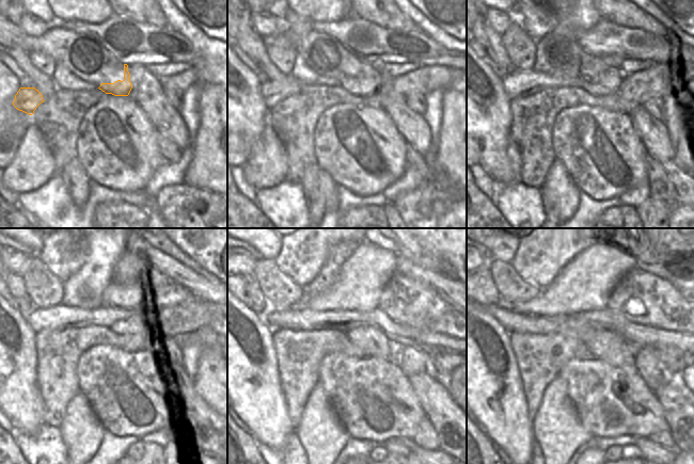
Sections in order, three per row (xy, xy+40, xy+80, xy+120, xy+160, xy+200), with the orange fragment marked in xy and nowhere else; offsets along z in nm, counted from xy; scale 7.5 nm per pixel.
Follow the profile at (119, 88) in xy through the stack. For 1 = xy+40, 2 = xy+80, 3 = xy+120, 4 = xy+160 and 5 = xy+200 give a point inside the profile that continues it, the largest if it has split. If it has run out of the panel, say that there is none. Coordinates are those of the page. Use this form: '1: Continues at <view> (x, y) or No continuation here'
1: Continues at xy+40 (372, 76)
2: Continues at xy+80 (518, 83)
3: Continues at xy+120 (121, 321)
4: Continues at xy+160 (296, 318)
5: Continues at xy+200 (639, 335)

